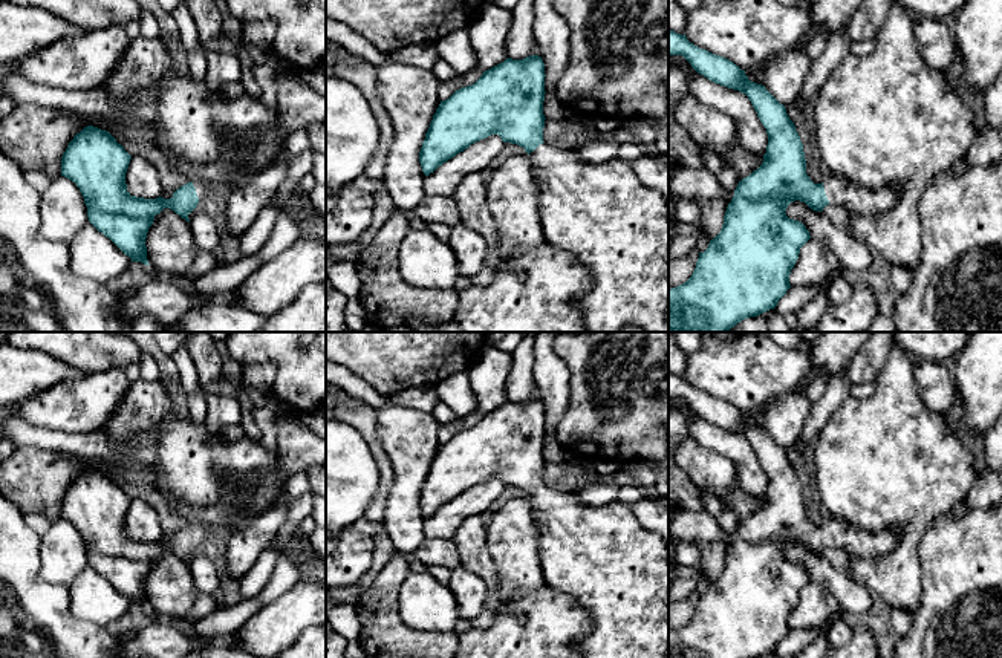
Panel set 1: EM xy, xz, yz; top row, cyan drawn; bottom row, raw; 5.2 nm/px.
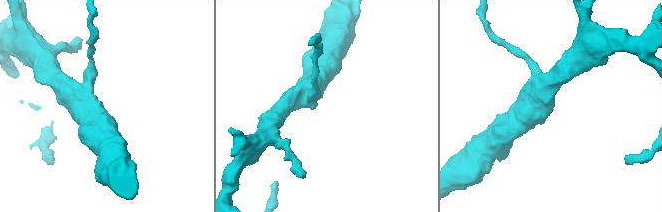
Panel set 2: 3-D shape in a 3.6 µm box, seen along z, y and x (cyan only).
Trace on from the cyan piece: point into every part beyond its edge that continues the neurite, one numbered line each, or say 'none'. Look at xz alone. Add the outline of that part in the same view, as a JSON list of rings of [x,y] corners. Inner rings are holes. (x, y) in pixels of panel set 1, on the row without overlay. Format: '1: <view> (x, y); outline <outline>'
1: xz (618, 571); outline [[[540,487],[529,496],[538,529],[538,557],[545,585],[569,594],[590,615],[590,632],[578,643],[581,658],[667,658],[669,655],[669,543],[646,529],[632,505],[612,500],[584,507],[575,491]]]

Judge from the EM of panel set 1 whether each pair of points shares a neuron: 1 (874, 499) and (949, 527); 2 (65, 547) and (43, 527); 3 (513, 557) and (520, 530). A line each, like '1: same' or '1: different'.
1: different
2: different
3: same

